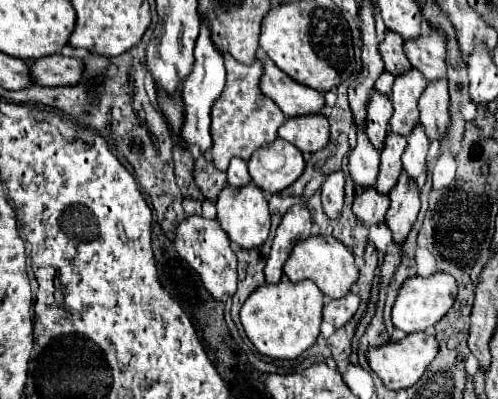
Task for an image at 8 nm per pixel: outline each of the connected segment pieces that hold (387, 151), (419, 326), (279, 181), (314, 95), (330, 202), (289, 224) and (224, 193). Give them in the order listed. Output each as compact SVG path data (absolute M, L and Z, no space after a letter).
M389 132L387 138L385 138L383 150L381 150L379 176L377 176L377 182L375 182L375 188L381 194L387 194L397 184L397 178L399 178L399 174L403 170L401 154L405 150L405 144L407 144L407 138L401 136L401 134Z
M437 272L431 276L411 276L407 278L397 294L397 300L393 304L393 312L391 312L391 322L395 328L403 330L405 334L411 332L423 332L429 326L435 326L445 314L447 310L453 306L457 296L457 282L451 274L445 272Z
M277 138L269 146L253 152L249 158L249 174L251 180L265 192L281 192L291 186L305 168L305 160L301 150L297 150L291 142Z
M259 54L259 60L263 62L263 76L259 82L261 92L271 98L287 118L317 114L323 110L325 100L321 92L289 80L289 76L281 74L281 70L277 70L277 66L273 66L267 56Z
M343 172L331 174L325 184L321 186L321 200L323 200L323 212L327 218L339 218L343 208Z
M299 204L299 206L289 208L289 212L285 214L285 218L281 220L281 224L275 232L271 256L265 266L265 278L269 284L279 282L279 278L283 274L283 264L287 262L293 246L311 236L311 226L313 226L313 218L311 218L311 212L307 206Z
M245 184L241 188L225 186L217 198L217 220L221 228L227 232L227 236L239 246L239 248L257 248L261 246L269 236L269 208L265 194L253 184Z

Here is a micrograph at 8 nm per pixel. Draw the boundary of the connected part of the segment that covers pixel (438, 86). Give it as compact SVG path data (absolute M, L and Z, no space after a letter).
M447 80L429 84L421 98L419 98L419 112L421 124L425 126L425 134L429 138L445 138L447 124L449 124L449 94L447 94Z

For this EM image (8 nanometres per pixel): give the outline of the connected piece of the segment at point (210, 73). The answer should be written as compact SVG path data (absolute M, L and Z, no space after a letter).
M201 24L201 34L197 38L195 44L195 64L193 64L193 72L189 74L189 78L185 78L183 82L183 102L185 102L185 124L183 124L183 138L187 142L187 146L197 144L201 148L201 152L205 156L209 156L209 150L213 146L211 140L211 106L213 102L219 98L221 90L225 86L225 66L223 66L223 56L219 54L219 50L213 46L211 42L211 32L207 24Z

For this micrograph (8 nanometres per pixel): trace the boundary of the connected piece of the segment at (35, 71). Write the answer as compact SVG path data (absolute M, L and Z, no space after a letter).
M59 54L45 56L31 62L33 82L39 86L73 86L81 78L81 60Z

